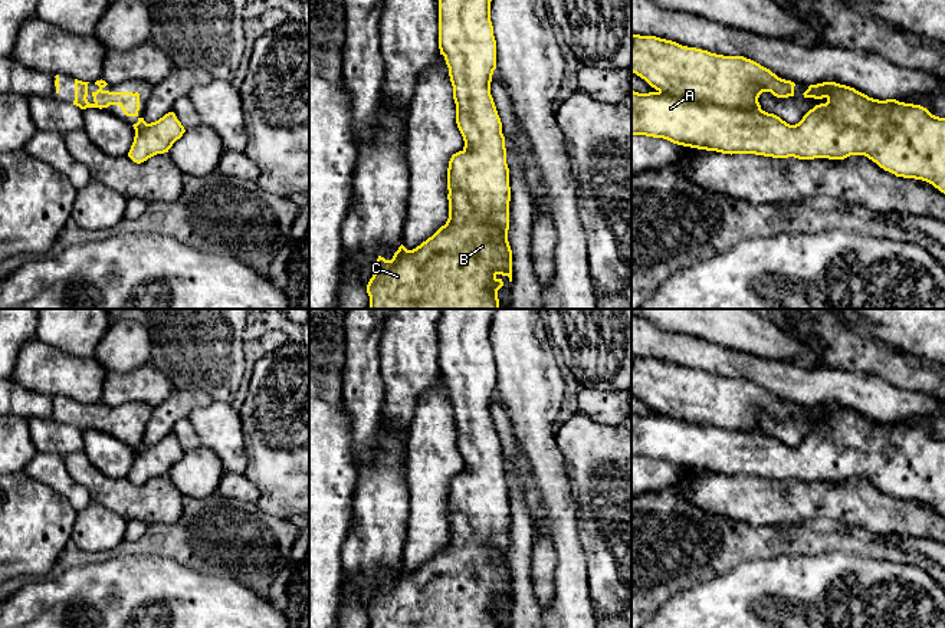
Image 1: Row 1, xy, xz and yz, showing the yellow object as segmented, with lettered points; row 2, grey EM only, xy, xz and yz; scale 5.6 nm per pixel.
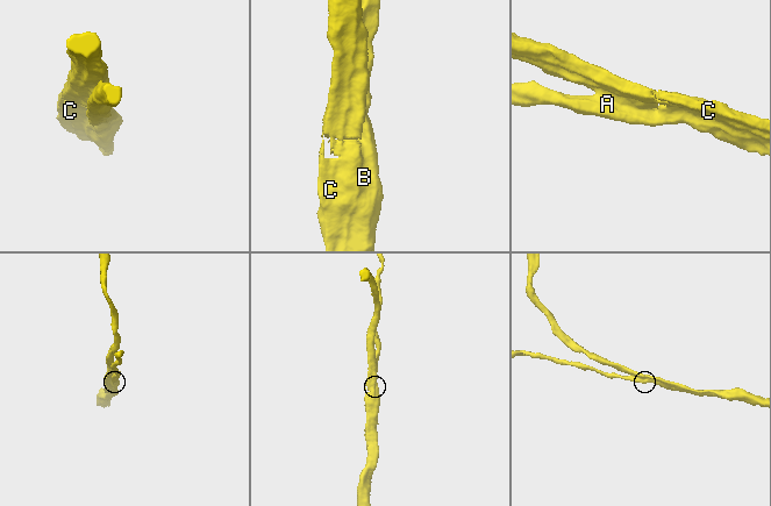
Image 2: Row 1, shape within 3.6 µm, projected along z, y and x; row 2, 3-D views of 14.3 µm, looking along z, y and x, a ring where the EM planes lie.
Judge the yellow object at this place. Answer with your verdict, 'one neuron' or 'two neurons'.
one neuron

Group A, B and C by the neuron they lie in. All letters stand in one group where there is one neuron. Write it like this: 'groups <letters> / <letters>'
groups A B C

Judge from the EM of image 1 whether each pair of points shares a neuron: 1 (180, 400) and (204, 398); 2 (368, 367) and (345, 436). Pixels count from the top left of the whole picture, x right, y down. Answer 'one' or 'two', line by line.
1: one
2: one

